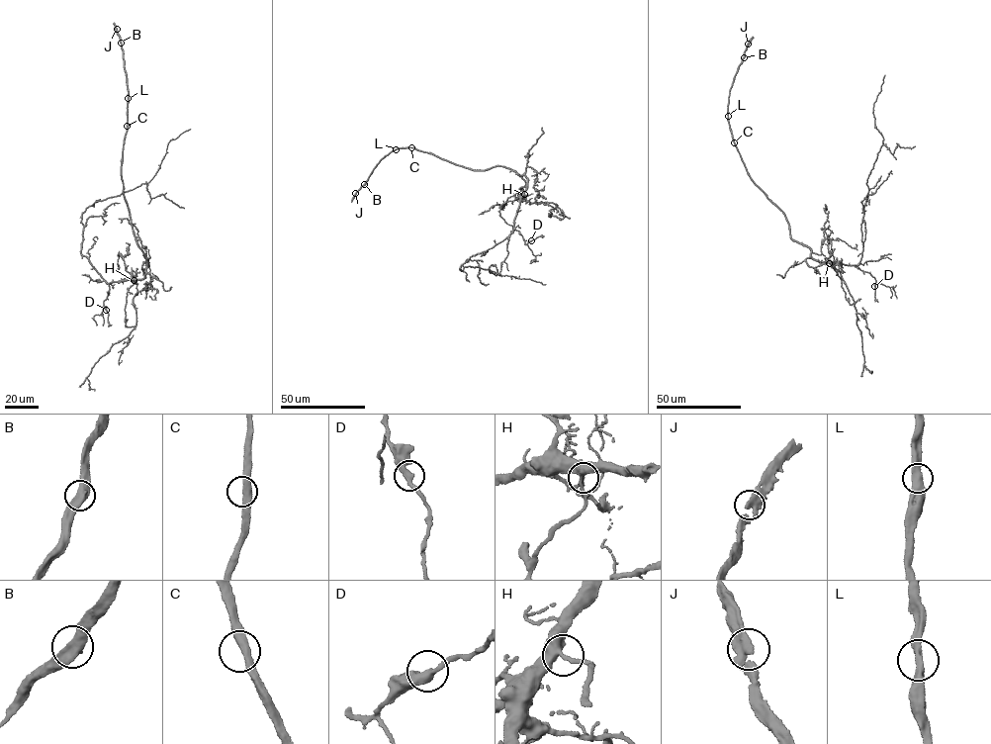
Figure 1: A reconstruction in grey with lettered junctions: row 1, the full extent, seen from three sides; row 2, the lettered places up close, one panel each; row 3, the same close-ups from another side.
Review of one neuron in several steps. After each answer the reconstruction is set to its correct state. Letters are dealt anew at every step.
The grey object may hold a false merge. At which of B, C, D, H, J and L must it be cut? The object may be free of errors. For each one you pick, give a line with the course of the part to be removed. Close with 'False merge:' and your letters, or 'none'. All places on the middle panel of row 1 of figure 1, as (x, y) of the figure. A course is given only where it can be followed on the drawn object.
False merge: none

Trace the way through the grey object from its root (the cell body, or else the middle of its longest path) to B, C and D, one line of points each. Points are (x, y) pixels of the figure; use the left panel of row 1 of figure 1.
B: (138, 279), (145, 276), (147, 262), (132, 227), (121, 173), (128, 93), (121, 43)
C: (138, 279), (145, 276), (147, 262), (135, 236), (123, 191), (121, 167), (127, 126)
D: (138, 279), (109, 284), (109, 293), (103, 302), (106, 310)

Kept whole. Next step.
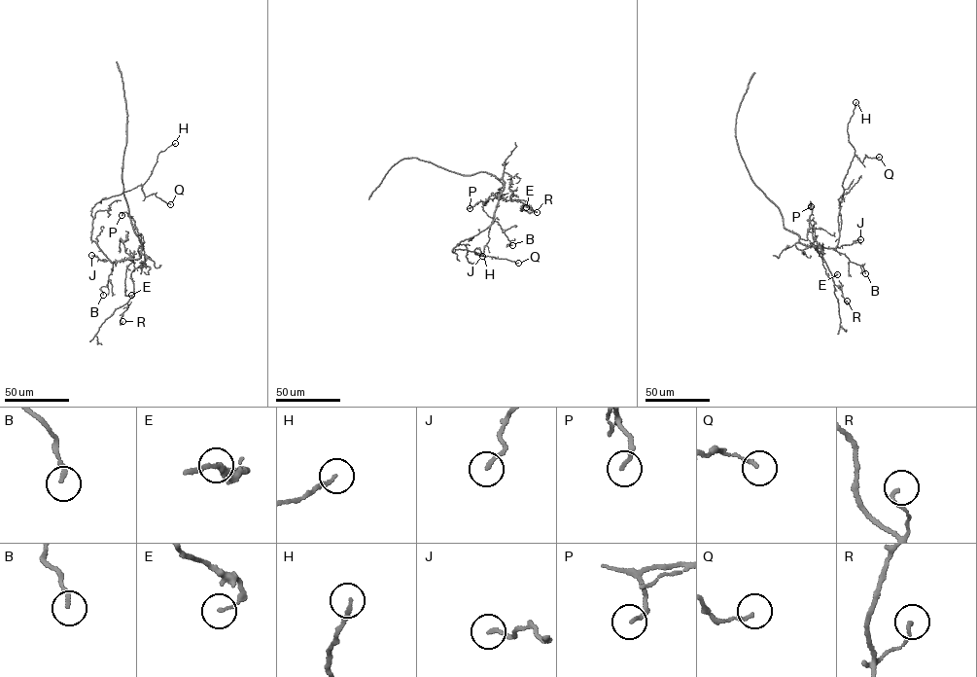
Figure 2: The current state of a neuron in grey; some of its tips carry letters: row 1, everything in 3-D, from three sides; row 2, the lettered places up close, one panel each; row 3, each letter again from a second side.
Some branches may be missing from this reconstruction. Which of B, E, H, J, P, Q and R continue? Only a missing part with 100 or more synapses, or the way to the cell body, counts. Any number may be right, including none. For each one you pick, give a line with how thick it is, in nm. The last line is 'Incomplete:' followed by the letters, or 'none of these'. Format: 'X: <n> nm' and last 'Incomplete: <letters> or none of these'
Incomplete: none of these

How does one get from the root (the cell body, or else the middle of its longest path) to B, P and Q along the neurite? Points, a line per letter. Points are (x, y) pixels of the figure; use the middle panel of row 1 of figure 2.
B: (503, 189), (494, 220), (509, 241), (506, 245), (512, 245)
P: (503, 189), (502, 178), (503, 186), (499, 192), (470, 208)
Q: (503, 189), (492, 224), (460, 241), (452, 250), (453, 253), (456, 249), (465, 249), (518, 263)

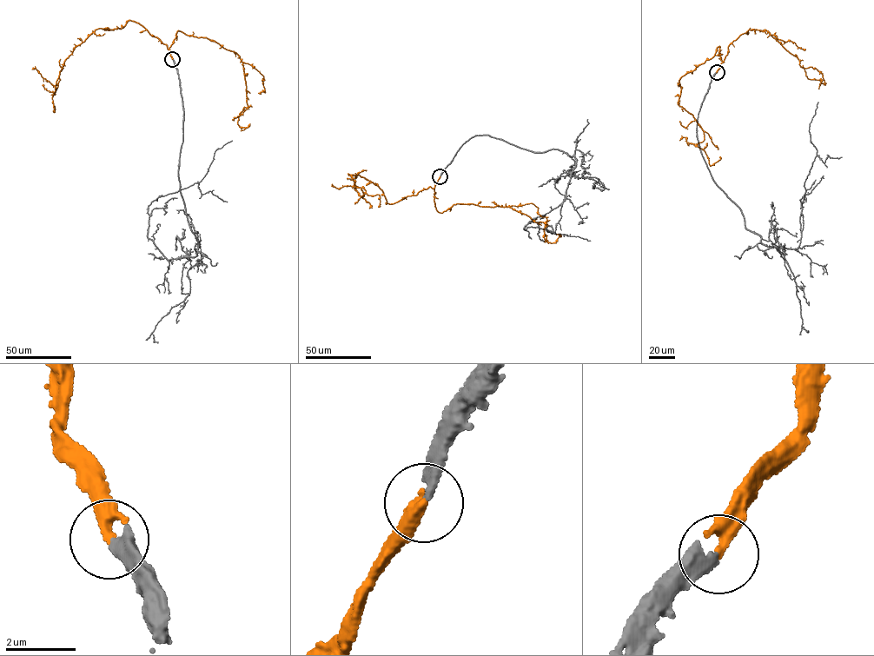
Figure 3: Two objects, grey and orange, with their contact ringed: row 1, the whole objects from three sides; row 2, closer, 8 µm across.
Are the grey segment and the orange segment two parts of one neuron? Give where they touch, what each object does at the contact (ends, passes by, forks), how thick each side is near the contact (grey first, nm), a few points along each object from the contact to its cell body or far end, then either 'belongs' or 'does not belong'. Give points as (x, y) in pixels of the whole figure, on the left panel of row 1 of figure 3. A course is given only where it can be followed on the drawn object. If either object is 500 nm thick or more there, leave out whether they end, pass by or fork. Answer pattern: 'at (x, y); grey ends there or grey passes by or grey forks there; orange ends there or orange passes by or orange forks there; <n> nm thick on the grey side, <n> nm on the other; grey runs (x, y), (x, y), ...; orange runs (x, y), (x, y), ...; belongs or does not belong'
at (172, 59); grey ends there; orange passes by; 340 nm thick on the grey side, 240 nm on the other; grey runs (172, 59), (198, 245), (168, 261), (148, 237), (148, 206), (199, 182), (232, 141); orange runs (172, 59), (166, 44), (133, 21), (121, 29), (96, 29), (65, 61), (52, 95), (54, 105); belongs

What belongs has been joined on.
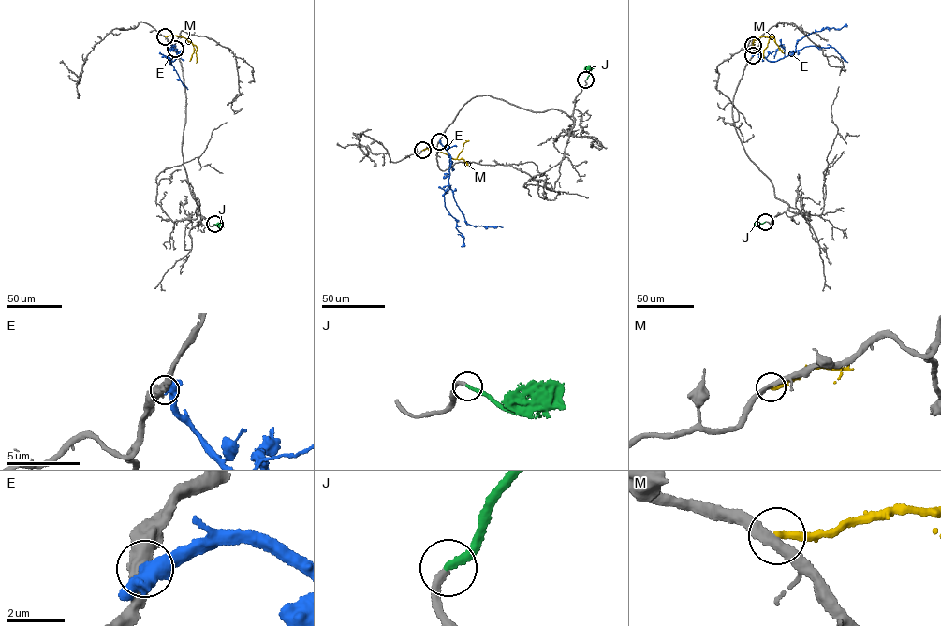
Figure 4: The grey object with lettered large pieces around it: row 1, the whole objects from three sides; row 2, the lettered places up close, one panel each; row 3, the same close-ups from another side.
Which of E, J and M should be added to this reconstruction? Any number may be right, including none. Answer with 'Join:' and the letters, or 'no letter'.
Join: J

